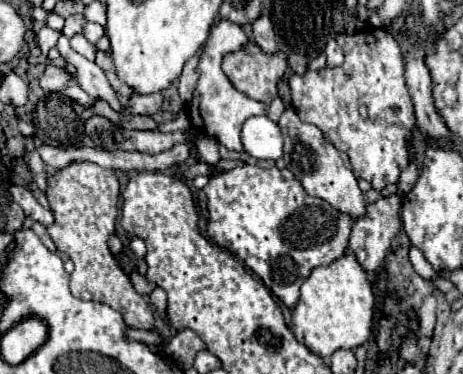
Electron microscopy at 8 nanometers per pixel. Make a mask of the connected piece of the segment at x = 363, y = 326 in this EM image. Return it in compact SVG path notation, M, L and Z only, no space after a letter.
M348 252L328 266L314 268L300 292L302 296L292 310L290 330L298 342L306 344L320 358L332 356L332 352L338 348L352 350L370 338L374 296L368 274L354 254Z

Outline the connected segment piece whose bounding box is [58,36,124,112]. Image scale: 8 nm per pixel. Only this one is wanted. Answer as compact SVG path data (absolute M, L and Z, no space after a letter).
M60 36L60 40L58 40L58 50L60 50L62 58L64 58L70 66L76 68L78 84L80 84L80 88L82 88L84 92L88 92L90 96L96 96L96 98L100 98L100 100L106 100L114 110L124 112L124 110L122 110L122 104L120 104L120 100L118 100L118 96L114 94L114 90L112 90L112 86L110 86L110 82L108 82L108 78L104 76L104 72L100 70L100 66L98 66L96 62L90 62L90 60L86 60L82 54L74 52L74 50L70 48L70 42L68 42L66 36Z

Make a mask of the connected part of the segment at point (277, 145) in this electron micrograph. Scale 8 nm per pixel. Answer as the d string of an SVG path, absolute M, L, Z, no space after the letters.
M252 116L242 126L244 152L256 160L278 160L282 156L280 126L268 116Z

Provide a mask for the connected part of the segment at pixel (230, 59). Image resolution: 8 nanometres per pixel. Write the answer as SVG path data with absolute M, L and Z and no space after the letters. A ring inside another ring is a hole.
M250 42L244 50L228 54L222 62L222 68L240 92L270 104L278 96L276 82L286 74L288 62L284 52L268 56Z

